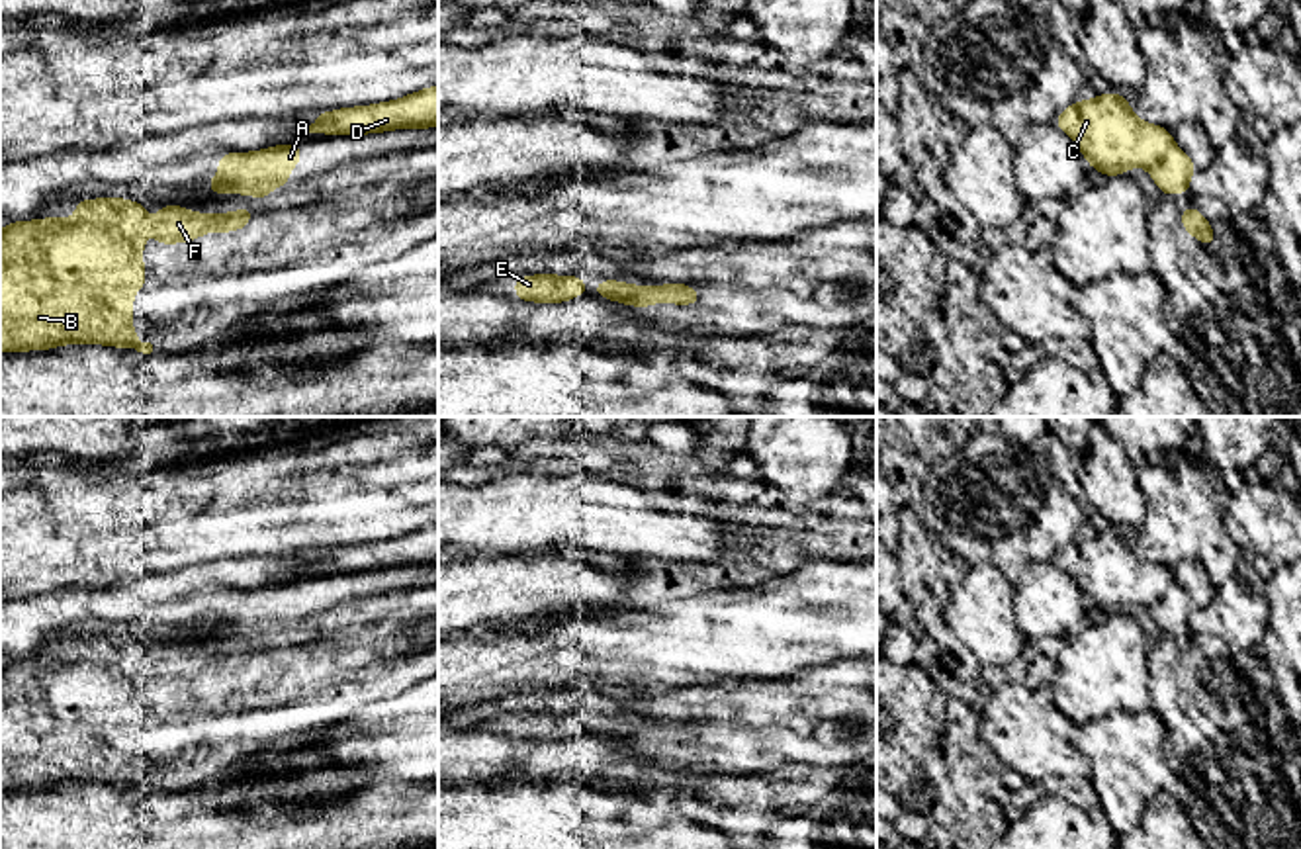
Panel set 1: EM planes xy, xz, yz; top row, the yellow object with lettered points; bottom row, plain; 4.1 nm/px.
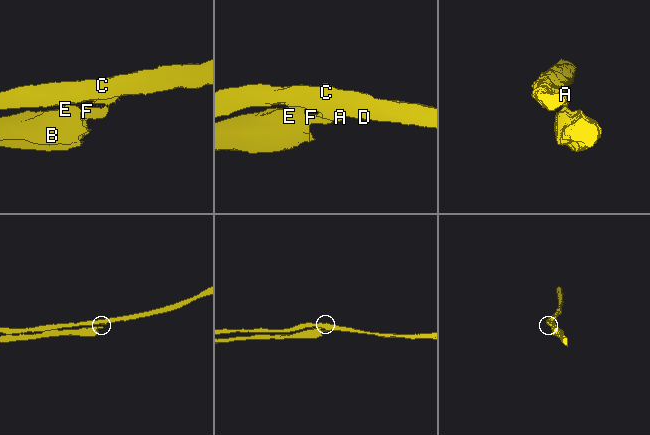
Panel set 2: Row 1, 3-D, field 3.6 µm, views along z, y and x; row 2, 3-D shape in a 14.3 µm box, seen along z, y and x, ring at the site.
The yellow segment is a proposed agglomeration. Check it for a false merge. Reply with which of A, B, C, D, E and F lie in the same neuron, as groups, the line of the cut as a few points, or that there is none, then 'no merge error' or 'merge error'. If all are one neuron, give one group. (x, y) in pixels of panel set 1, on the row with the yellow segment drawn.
A C D / B E F; cut in yz along (1186, 210), (1180, 214); merge error

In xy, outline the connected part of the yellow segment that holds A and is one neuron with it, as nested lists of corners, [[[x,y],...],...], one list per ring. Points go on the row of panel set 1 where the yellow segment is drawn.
[[[282,143],[250,153],[221,153],[219,172],[207,194],[254,194],[258,203],[278,186],[290,184],[290,168],[301,164],[299,143]]]

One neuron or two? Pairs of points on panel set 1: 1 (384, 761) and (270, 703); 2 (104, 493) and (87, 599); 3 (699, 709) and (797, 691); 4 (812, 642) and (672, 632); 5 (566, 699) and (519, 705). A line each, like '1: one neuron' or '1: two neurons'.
1: two neurons
2: two neurons
3: one neuron
4: one neuron
5: one neuron

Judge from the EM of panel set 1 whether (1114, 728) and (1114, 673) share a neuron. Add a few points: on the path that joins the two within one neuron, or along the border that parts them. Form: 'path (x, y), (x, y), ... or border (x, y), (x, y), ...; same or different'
border (1149, 707), (1141, 711), (1112, 711), (1075, 724); different

